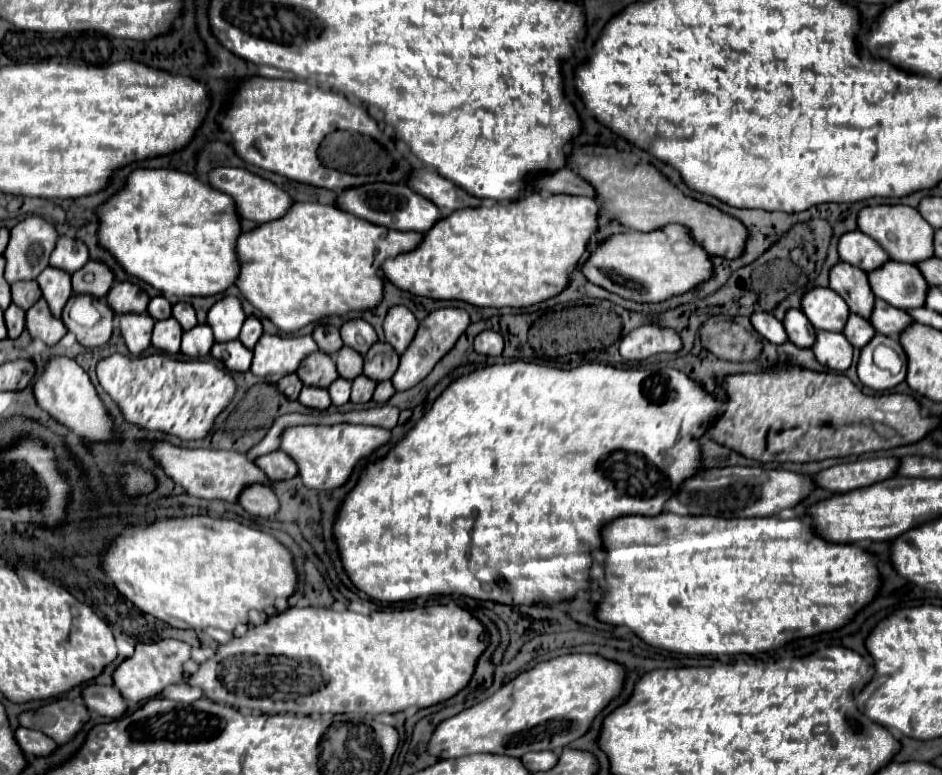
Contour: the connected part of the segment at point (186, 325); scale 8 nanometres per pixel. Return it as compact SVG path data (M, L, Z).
M177 302L173 306L173 318L183 326L183 330L191 330L193 326L197 326L197 316L195 316L195 310L191 304L187 302Z

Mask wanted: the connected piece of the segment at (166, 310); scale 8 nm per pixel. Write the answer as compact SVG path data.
M157 296L149 302L147 312L155 318L155 320L165 320L171 318L171 302L165 296Z

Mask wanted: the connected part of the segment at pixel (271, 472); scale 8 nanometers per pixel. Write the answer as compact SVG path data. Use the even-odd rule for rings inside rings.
M281 450L255 458L255 464L257 464L273 482L289 480L289 478L297 476L297 472L299 472L295 460L289 458L289 454L281 452Z

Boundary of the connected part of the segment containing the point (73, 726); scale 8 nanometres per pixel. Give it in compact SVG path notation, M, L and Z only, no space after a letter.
M57 700L53 704L43 706L35 712L23 712L19 716L19 724L31 730L39 730L51 738L55 738L57 744L67 744L75 738L77 732L89 722L89 710L81 702L73 700Z

